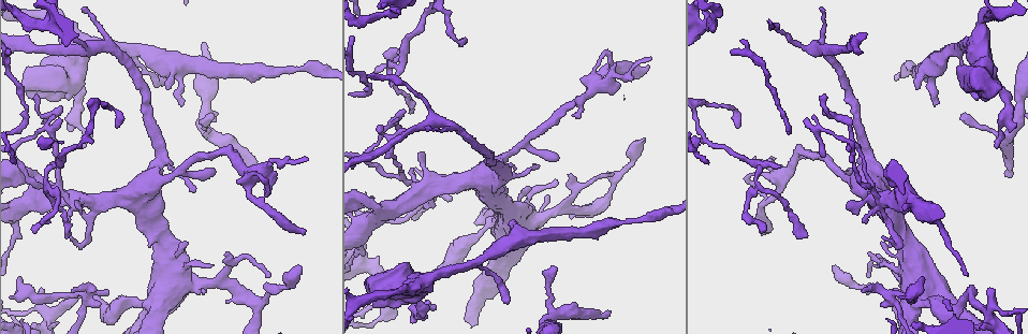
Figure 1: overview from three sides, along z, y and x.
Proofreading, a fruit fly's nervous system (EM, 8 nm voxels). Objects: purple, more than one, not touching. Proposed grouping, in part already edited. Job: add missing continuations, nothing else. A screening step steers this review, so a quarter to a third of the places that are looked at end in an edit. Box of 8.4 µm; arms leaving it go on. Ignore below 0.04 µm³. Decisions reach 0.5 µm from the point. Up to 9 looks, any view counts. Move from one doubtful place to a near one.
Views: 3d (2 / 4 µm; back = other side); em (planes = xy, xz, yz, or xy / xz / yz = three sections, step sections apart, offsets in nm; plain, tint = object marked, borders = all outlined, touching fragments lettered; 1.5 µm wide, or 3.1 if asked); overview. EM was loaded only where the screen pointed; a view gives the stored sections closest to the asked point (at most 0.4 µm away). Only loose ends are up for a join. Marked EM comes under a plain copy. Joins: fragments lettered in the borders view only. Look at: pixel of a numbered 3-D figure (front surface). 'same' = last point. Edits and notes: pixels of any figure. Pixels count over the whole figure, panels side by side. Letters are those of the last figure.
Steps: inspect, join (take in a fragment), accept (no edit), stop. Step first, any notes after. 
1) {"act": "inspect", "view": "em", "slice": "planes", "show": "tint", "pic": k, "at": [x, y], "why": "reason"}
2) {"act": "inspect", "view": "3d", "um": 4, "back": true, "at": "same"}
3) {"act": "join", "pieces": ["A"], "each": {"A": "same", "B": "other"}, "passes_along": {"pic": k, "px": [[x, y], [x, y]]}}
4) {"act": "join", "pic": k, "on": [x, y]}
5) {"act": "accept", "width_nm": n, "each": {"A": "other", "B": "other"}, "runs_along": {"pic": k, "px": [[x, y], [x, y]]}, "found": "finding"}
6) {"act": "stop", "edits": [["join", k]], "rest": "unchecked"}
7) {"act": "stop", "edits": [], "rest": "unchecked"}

{"act": "inspect", "view": "3d", "um": 2, "back": true, "pic": 1, "at": [607, 311], "why": "branch stops here"}

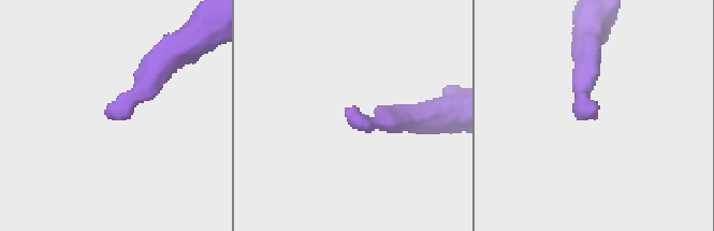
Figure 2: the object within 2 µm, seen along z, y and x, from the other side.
{"act": "inspect", "view": "em", "slice": "xy", "step": 8, "show": "borders", "pic": 2, "at": [351, 108], "why": "need the tissue"}

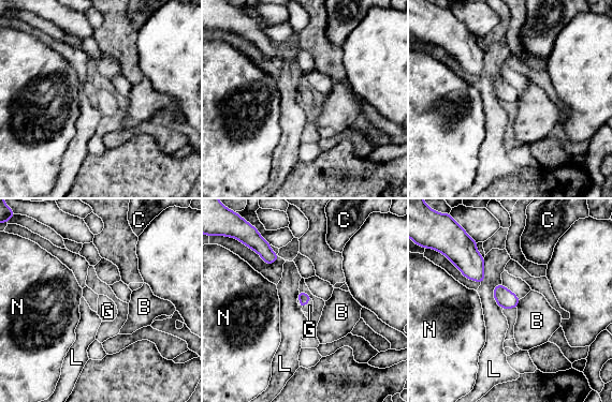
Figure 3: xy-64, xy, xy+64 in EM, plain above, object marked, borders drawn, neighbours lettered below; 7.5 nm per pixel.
{"act": "join", "pieces": ["G"], "longest_contact_nm": ["L", 200], "each": {"B": "other", "C": "other", "G": "same", "L": "other", "N": "other"}, "passes_along": {"pic": 3, "px": [[304, 298], [306, 302], [309, 306]]}, "found": "it goes on there"}

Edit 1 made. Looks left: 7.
{"act": "inspect", "view": "3d", "um": 4, "pic": 1, "at": [994, 145], "why": "an open end"}

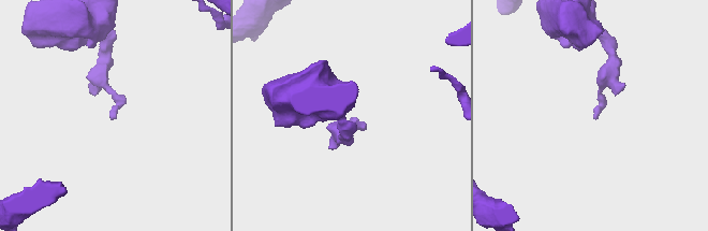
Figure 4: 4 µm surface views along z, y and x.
{"act": "inspect", "view": "em", "slice": "xz", "step": 4, "show": "tint", "pic": 4, "at": [595, 118], "why": "shape alone is not enough"}

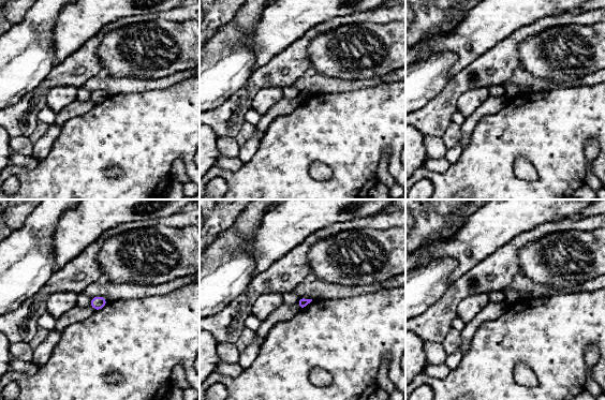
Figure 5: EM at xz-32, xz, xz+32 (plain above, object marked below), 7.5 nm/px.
{"act": "inspect", "view": "em", "slice": "planes", "show": "borders", "at": "same", "why": "cut it another way"}

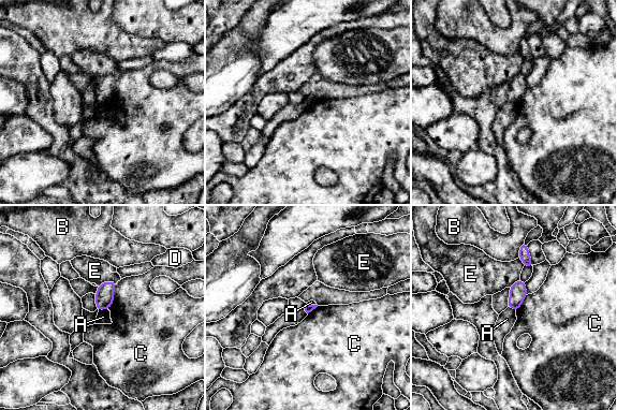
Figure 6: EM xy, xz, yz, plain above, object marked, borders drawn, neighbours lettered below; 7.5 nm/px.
{"act": "accept", "each": {"A": "other", "B": "other", "C": "other", "D": "other", "E": "other"}, "border": {"pic": 6, "px": [[107, 308], [99, 310]]}, "found": "none of them fits"}

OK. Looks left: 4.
{"act": "inspect", "view": "3d", "um": 2, "pic": 1, "at": [393, 85], "why": "thin end"}

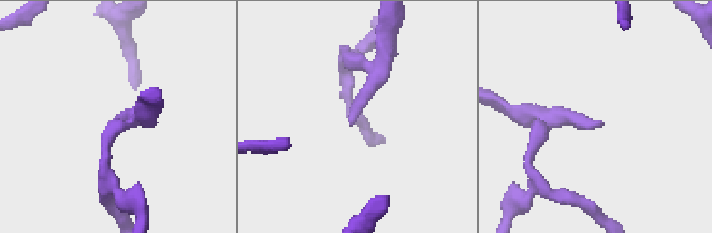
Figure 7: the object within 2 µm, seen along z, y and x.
{"act": "inspect", "view": "em", "slice": "yz", "step": 8, "show": "tint", "pic": 7, "at": [351, 121]}

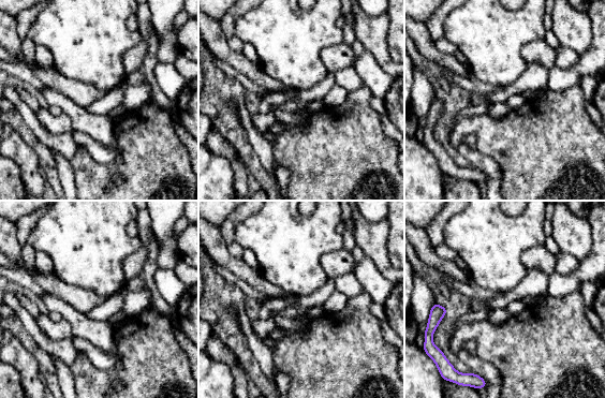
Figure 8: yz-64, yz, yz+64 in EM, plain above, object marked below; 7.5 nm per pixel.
{"act": "inspect", "view": "em", "slice": "planes", "show": "borders", "at": "same"}

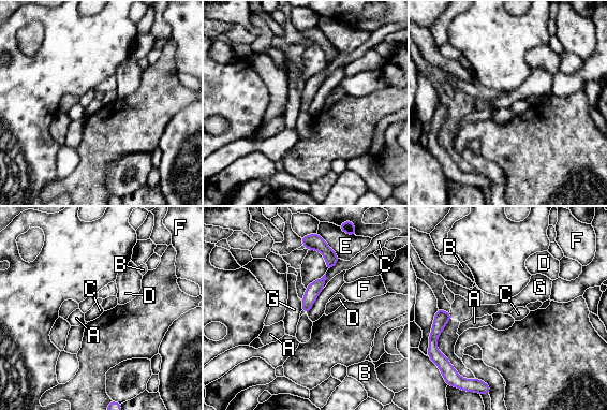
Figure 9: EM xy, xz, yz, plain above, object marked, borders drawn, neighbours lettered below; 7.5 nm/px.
{"act": "accept", "longest_contact_nm": ["E", 220], "each": {"A": "other", "B": "other", "C": "other", "D": "other", "E": "other", "F": "other", "G": "other"}, "border": {"pic": 9, "px": [[323, 289], [307, 313]]}, "found": "none of them fits"}

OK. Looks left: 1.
{"act": "stop", "edits": [["join", 3]], "rest": "unchecked"}

